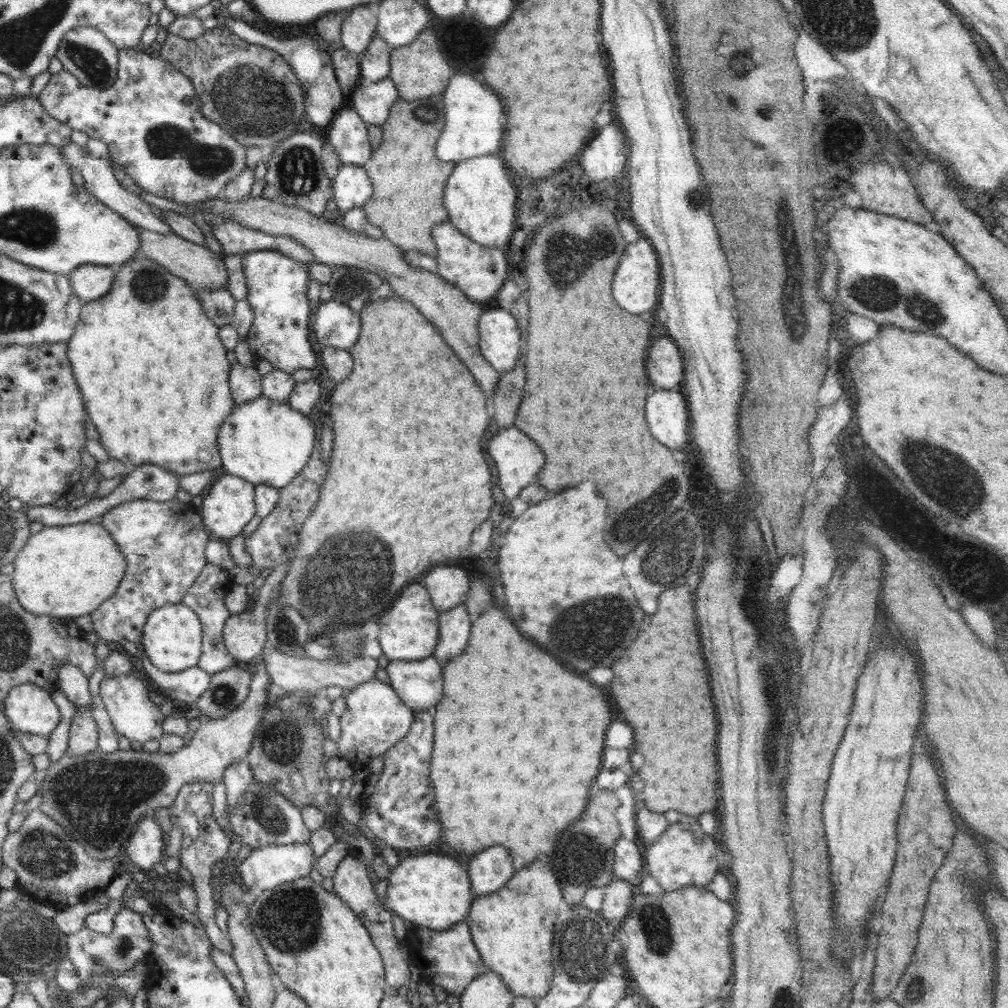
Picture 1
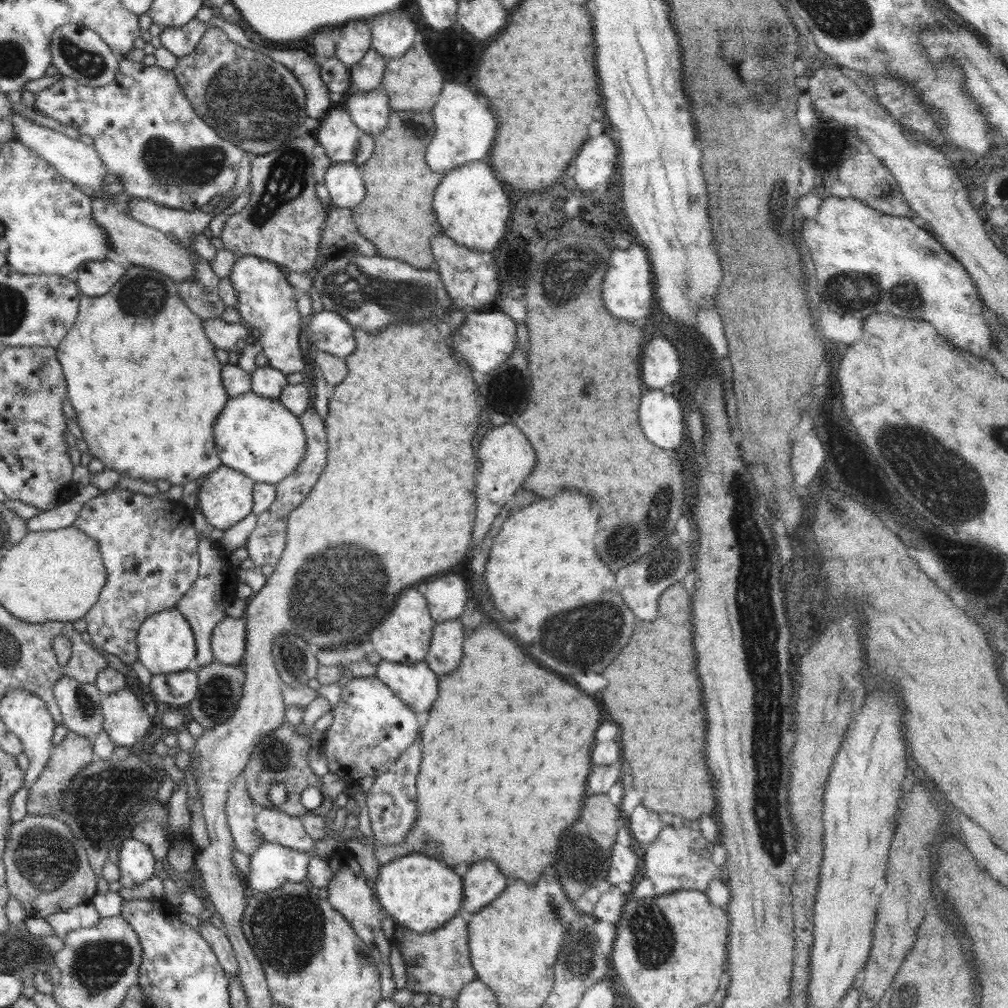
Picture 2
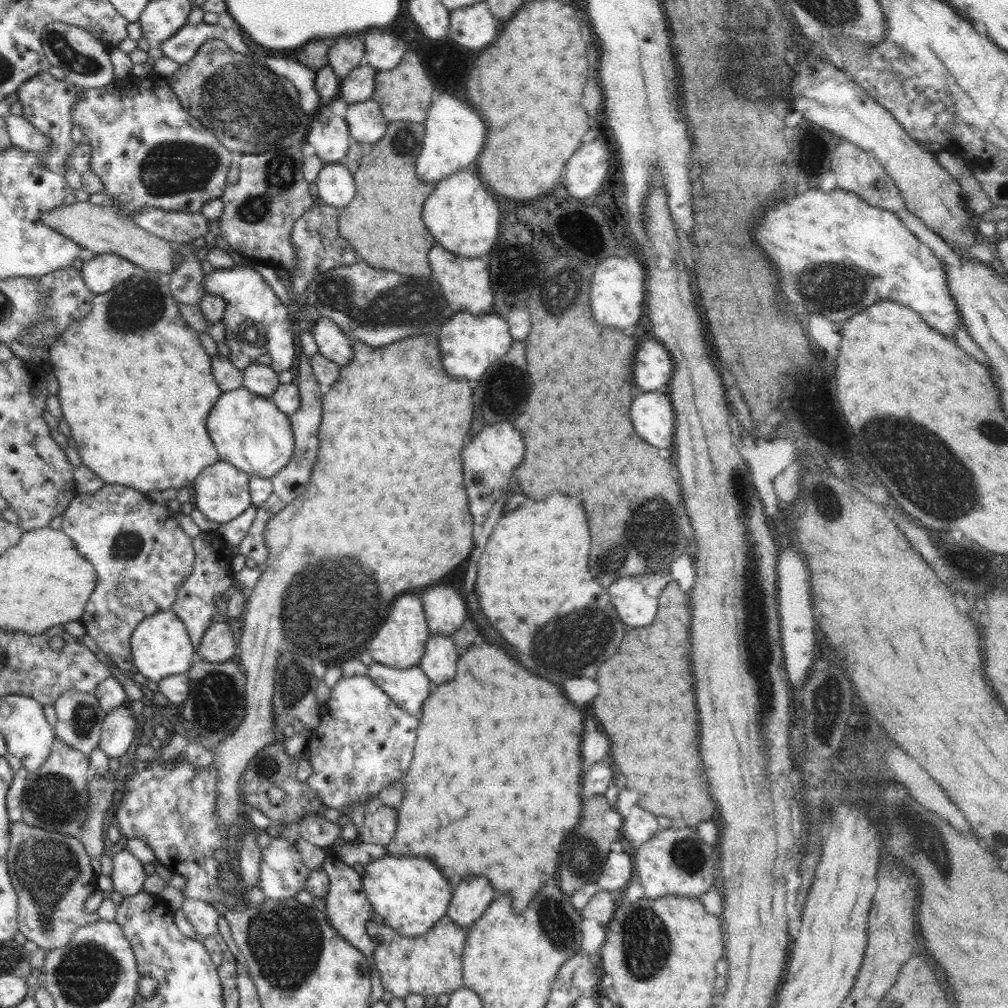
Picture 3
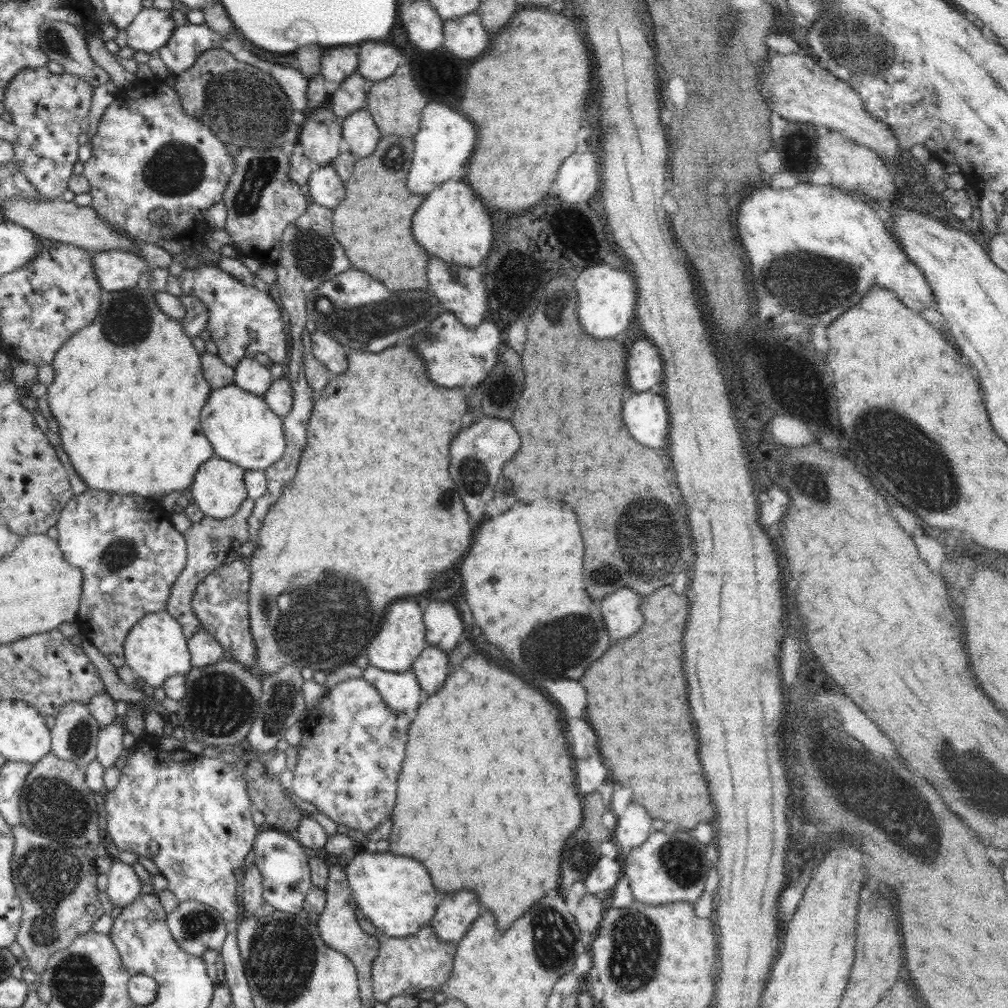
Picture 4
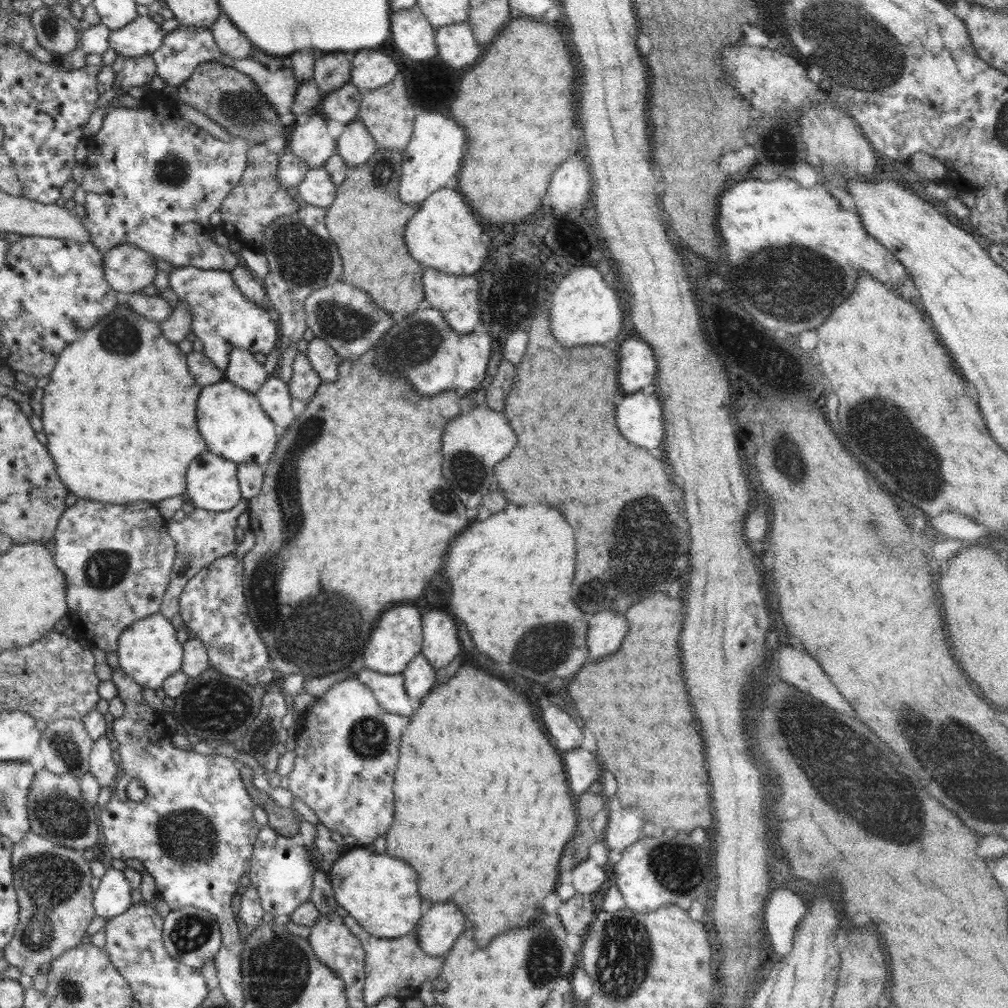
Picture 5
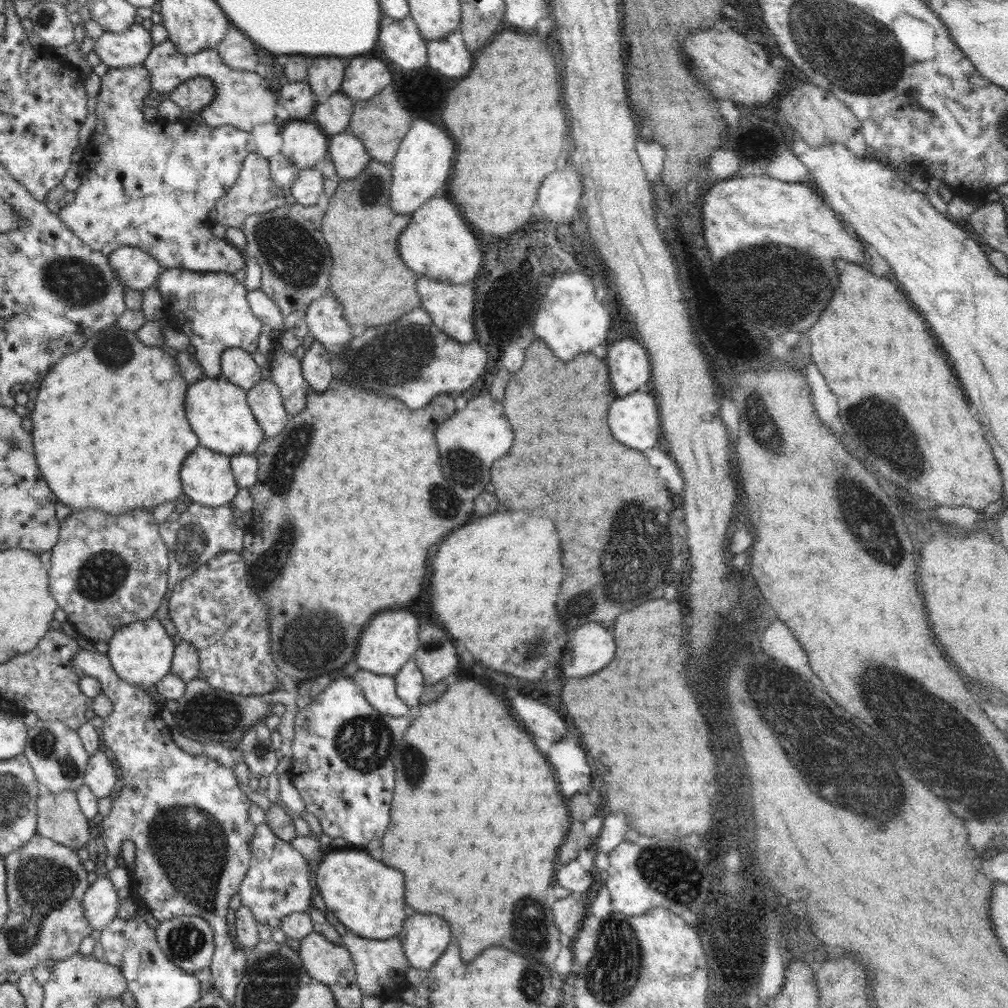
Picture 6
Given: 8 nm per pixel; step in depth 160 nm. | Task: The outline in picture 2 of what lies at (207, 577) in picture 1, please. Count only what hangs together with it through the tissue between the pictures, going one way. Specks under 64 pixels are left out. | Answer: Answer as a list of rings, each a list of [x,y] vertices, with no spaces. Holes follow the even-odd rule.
[[[200,537],[197,547],[199,552],[198,579],[175,608],[184,615],[194,633],[197,648],[194,666],[204,666],[216,661],[211,649],[213,628],[226,617],[224,610],[228,606],[228,594],[232,591],[235,592],[236,584],[239,581],[237,580],[235,566],[229,564],[222,550],[218,550],[218,543]]]

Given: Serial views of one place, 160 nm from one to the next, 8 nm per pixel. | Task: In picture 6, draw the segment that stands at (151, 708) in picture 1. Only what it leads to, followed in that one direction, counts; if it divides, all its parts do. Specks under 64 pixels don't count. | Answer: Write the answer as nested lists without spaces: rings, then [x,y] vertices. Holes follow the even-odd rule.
[[[99,749],[89,758],[83,784],[88,785],[96,798],[106,798],[114,790],[117,775],[117,765],[112,765],[106,754]]]

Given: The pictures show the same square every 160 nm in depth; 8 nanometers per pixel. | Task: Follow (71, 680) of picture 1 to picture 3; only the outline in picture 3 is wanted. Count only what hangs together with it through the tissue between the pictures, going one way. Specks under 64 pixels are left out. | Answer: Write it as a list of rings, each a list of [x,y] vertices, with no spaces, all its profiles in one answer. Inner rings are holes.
[[[68,690],[63,692],[54,702],[56,718],[58,721],[53,726],[56,740],[65,742],[68,746],[83,752],[86,756],[99,746],[101,729],[107,713],[100,706],[94,693]]]

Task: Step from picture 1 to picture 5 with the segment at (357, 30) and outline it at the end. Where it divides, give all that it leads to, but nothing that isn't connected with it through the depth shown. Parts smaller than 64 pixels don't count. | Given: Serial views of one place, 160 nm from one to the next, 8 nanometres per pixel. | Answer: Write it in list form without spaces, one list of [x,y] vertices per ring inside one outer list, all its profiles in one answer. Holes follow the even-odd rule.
[[[332,52],[315,60],[313,79],[323,96],[350,82],[353,56],[352,52]]]

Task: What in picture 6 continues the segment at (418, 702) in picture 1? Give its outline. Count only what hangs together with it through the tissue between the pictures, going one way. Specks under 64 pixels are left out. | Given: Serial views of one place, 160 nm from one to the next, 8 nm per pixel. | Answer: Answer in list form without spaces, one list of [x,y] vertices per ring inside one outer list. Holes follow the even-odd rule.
[[[362,669],[351,679],[362,689],[366,700],[384,716],[408,716],[410,708],[397,695],[394,677]]]

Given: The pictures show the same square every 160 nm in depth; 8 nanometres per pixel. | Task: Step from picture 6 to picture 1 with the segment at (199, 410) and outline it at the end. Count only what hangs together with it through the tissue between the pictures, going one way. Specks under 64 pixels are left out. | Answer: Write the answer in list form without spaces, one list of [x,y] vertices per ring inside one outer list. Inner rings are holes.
[[[260,395],[257,399],[233,406],[231,414],[220,425],[217,442],[225,473],[246,480],[254,486],[264,484],[282,488],[288,486],[310,460],[317,443],[316,427],[307,415],[298,412],[287,403],[279,403]]]

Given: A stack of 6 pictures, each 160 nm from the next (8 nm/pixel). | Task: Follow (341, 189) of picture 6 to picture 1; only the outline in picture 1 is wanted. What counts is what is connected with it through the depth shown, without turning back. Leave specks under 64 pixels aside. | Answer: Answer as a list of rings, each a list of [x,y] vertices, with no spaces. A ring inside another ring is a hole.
[[[399,98],[392,106],[388,120],[381,125],[382,142],[363,166],[371,180],[373,193],[361,209],[367,221],[383,230],[383,238],[395,244],[402,253],[418,251],[436,258],[437,249],[432,236],[432,228],[448,221],[447,210],[443,207],[443,190],[456,162],[442,162],[436,156],[437,138],[445,123],[444,115],[440,116],[436,122],[425,122],[414,115],[414,111],[422,104],[422,100],[406,101]]]

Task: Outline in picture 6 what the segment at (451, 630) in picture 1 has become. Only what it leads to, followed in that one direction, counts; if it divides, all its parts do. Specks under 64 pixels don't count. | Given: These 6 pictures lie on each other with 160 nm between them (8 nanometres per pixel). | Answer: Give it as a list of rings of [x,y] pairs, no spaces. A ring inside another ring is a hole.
[[[414,658],[404,663],[404,666],[393,676],[395,687],[400,700],[404,701],[409,708],[419,706],[418,698],[424,692],[423,674],[420,672]]]

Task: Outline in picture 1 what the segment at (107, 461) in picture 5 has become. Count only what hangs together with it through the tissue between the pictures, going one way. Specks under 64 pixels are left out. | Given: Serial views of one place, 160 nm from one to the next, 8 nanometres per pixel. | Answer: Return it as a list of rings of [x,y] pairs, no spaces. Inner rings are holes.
[[[137,256],[123,262],[115,270],[111,289],[101,299],[88,301],[80,311],[80,320],[76,324],[74,334],[67,342],[67,357],[70,361],[73,375],[83,394],[84,408],[92,424],[100,435],[100,445],[112,459],[124,464],[132,464],[135,467],[144,464],[160,466],[176,475],[188,475],[206,470],[214,470],[222,467],[217,436],[220,425],[231,414],[235,402],[233,401],[229,387],[230,361],[218,334],[219,326],[216,326],[205,314],[201,302],[195,297],[194,289],[179,276],[174,276],[167,268],[148,258]],[[210,452],[212,457],[208,462],[200,462],[198,453]]]

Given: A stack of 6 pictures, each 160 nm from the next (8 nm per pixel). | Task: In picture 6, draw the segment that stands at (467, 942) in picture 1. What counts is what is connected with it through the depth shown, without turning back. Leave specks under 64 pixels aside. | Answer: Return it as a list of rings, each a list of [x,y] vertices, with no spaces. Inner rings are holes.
[[[325,911],[328,922],[340,934],[343,946],[352,953],[352,961],[356,965],[356,980],[358,988],[363,996],[374,996],[382,1000],[400,1000],[401,994],[408,990],[407,970],[410,968],[408,957],[404,955],[404,948],[397,937],[385,940],[366,939],[352,933],[352,930],[344,927],[330,911]]]

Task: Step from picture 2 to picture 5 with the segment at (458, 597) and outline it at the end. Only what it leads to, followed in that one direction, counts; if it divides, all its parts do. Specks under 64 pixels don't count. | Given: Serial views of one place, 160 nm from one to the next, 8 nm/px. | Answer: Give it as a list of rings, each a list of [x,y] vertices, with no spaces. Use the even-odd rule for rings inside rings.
[[[440,610],[422,613],[423,643],[420,654],[438,671],[460,654],[456,622]]]

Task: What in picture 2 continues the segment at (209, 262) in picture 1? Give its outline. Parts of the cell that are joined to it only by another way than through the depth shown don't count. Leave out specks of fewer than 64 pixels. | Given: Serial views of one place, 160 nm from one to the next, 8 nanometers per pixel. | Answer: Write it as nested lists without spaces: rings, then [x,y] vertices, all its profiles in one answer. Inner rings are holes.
[[[101,198],[93,199],[91,215],[107,232],[112,251],[126,256],[132,265],[162,272],[176,282],[191,279],[195,275],[197,256],[194,255],[194,251],[186,249],[184,245],[180,245],[174,238],[166,236],[156,228],[134,220],[125,212],[120,212],[112,203],[108,203],[108,201]]]

